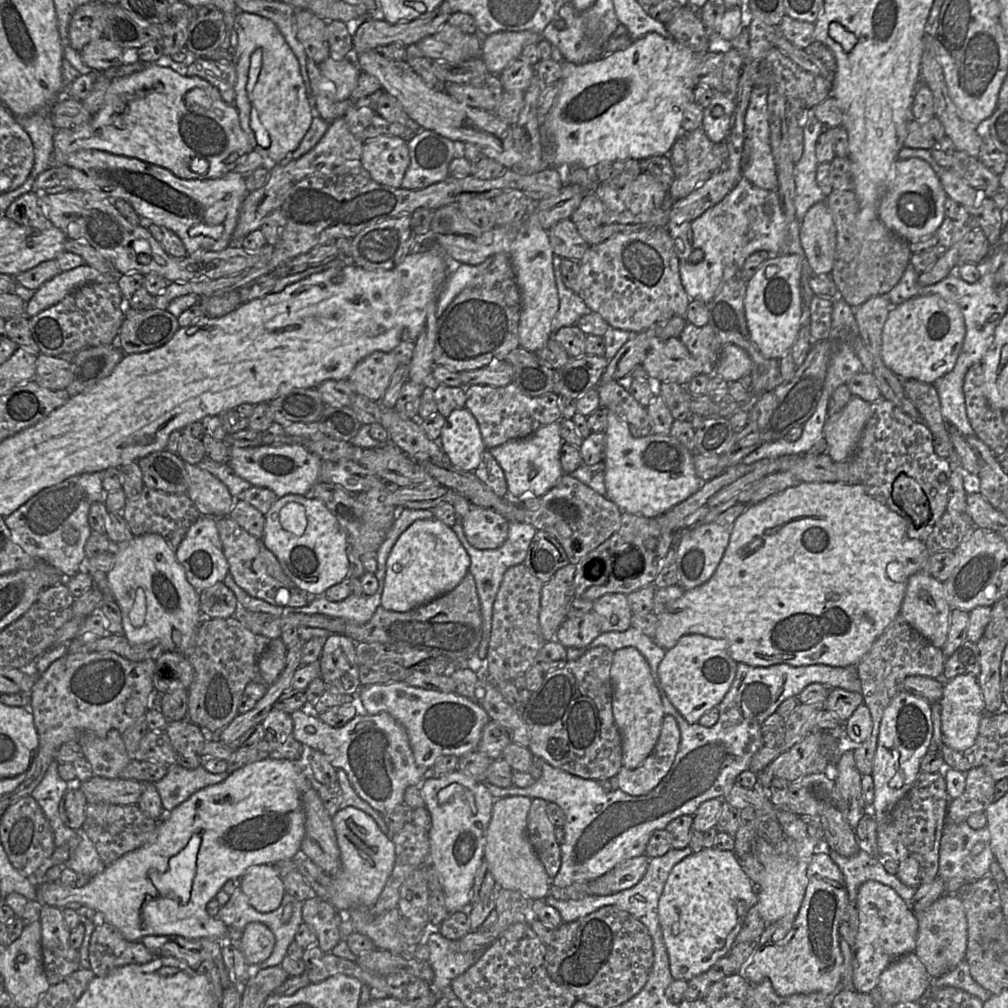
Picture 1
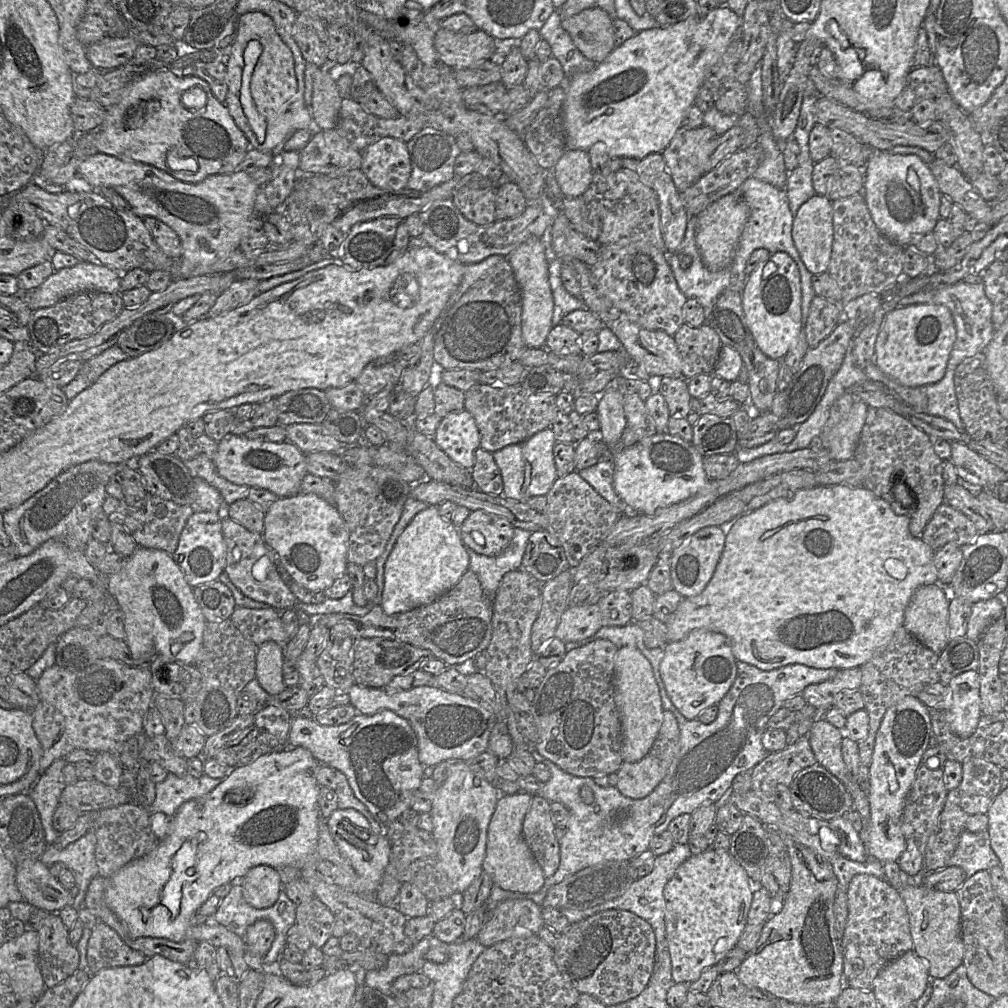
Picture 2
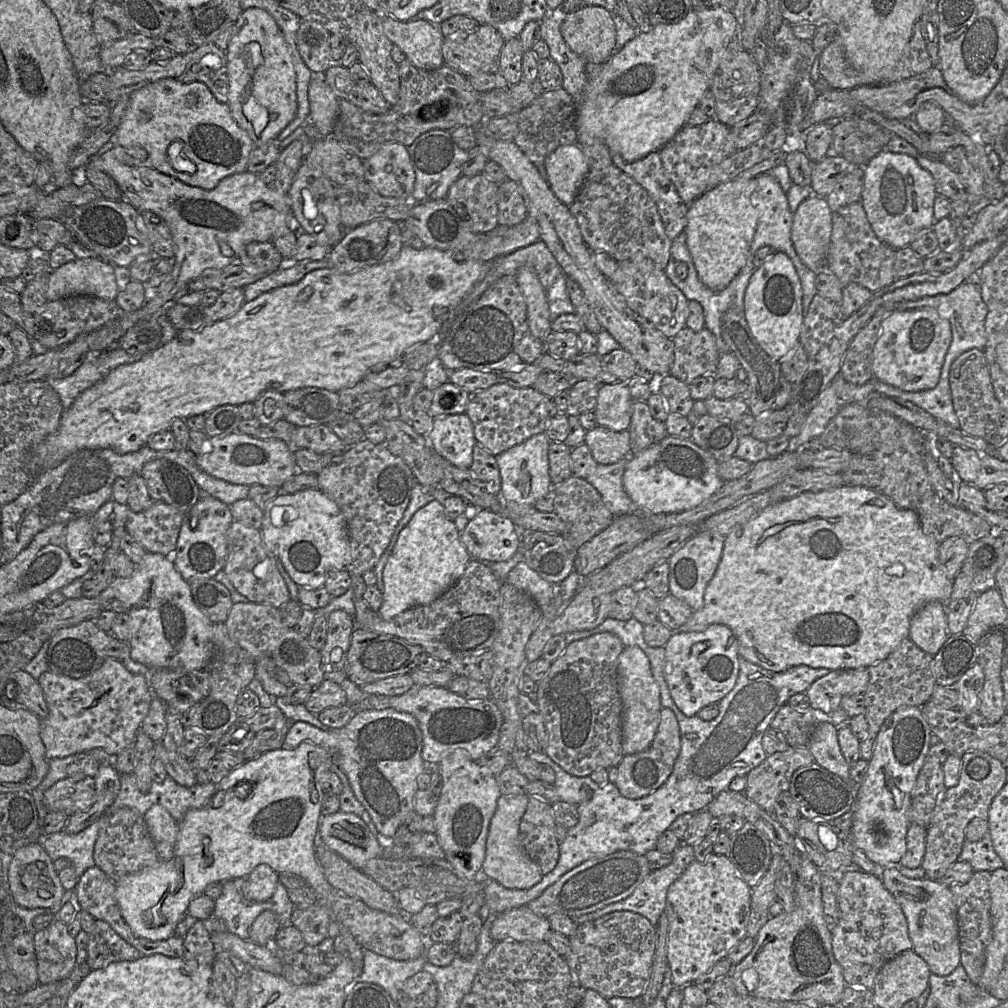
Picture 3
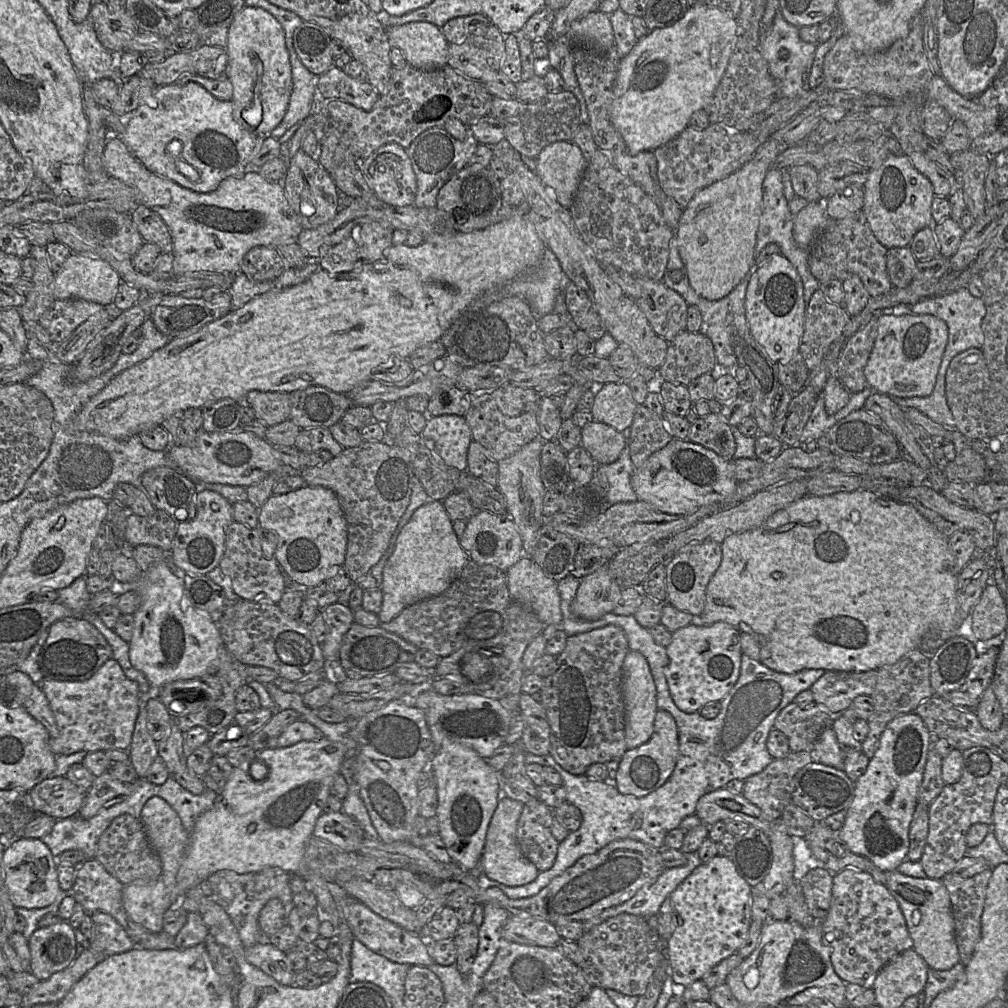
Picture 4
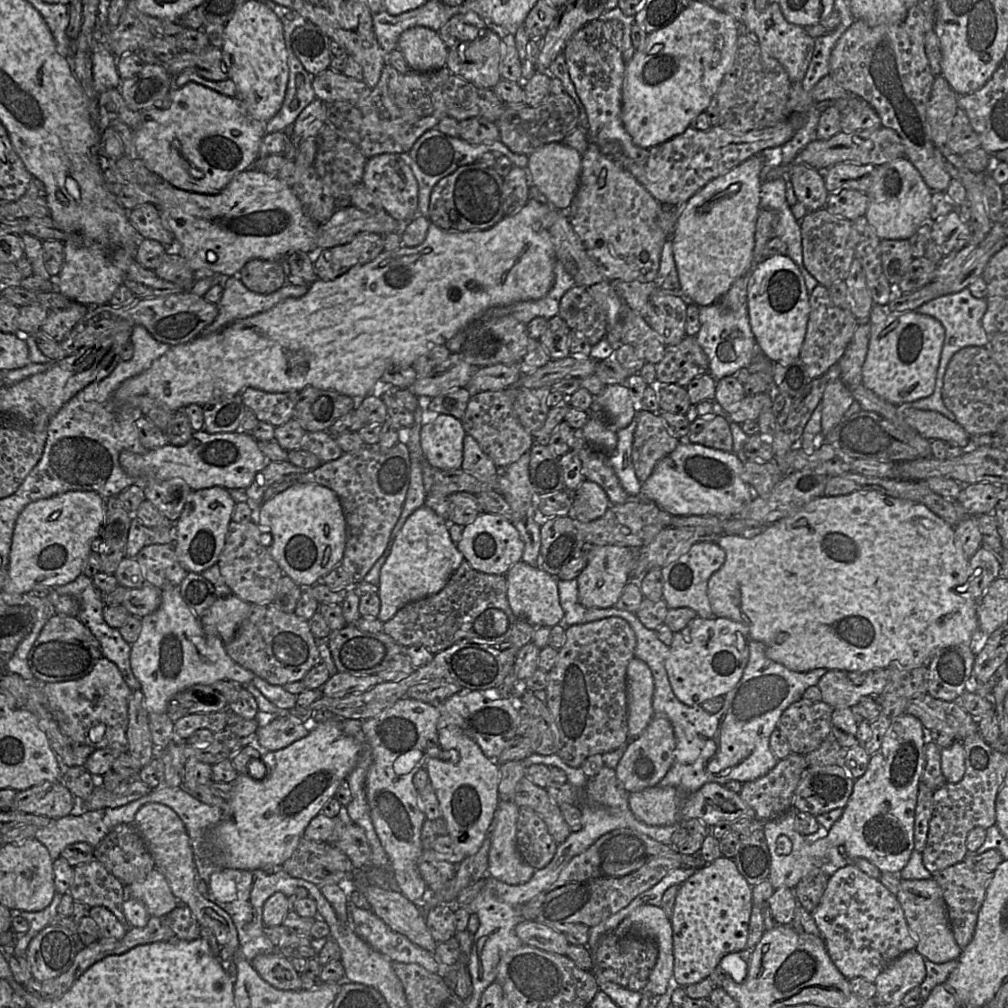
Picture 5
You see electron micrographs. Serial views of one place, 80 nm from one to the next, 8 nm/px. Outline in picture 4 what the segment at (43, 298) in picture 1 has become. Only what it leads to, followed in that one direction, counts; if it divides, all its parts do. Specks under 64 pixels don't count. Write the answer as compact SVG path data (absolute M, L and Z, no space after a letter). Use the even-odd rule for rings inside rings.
M72 252L55 273L54 296L56 299L83 299L112 307L122 282L118 272L105 260L87 254Z

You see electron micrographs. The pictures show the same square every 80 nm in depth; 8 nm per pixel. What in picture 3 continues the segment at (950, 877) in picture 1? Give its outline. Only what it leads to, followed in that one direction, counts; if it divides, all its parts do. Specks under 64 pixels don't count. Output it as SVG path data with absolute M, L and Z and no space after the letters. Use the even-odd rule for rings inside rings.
M989 831L979 841L965 840L958 861L968 862L975 872L993 872L1004 867L1002 859L994 850Z

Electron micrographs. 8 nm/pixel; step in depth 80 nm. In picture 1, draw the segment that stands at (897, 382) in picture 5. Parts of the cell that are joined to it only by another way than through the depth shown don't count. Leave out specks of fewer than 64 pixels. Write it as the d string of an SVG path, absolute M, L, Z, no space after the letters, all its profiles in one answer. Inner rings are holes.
M938 295L912 297L892 307L882 329L881 356L900 379L933 384L955 366L966 329L959 306Z

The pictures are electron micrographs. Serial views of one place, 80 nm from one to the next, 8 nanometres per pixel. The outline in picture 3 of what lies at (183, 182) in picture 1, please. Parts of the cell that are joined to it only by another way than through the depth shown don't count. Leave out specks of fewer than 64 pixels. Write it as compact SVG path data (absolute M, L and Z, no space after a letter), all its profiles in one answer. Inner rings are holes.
M113 148L103 153L98 153L87 165L107 173L120 188L123 199L138 211L150 211L161 217L167 223L175 244L173 268L167 278L157 288L149 290L149 296L140 309L130 312L128 315L126 313L120 313L115 320L88 333L86 340L90 350L104 351L111 347L119 347L118 341L128 329L140 321L158 319L161 315L165 315L168 306L182 296L181 292L188 292L185 291L187 290L188 283L199 277L202 272L207 269L221 269L237 261L239 262L241 251L250 242L271 241L274 233L279 228L288 227L292 232L296 233L298 222L292 213L288 195L279 193L265 184L256 174L246 170L226 176L213 189L205 190L187 185L154 168L123 164L113 156ZM220 242L224 242L232 250L231 256L223 254Z

